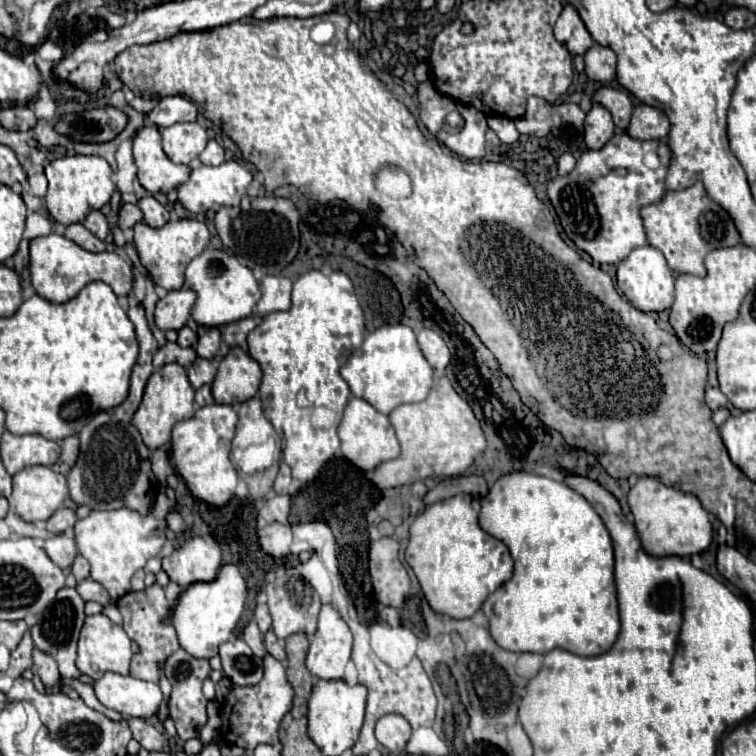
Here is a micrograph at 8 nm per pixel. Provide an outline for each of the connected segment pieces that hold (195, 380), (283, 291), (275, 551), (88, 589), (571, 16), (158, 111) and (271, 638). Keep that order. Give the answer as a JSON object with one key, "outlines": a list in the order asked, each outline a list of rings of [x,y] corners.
{"outlines":[[[[196,358],[188,368],[188,380],[194,390],[202,388],[204,384],[212,384],[214,376],[216,376],[216,368],[212,366],[210,360],[204,360],[204,358]]],[[[264,276],[260,280],[262,298],[256,304],[256,314],[266,316],[270,312],[288,310],[290,308],[290,290],[292,282],[284,276]]],[[[268,524],[264,530],[258,532],[260,546],[266,554],[274,558],[290,556],[290,544],[292,544],[292,528],[288,524]]],[[[90,578],[80,580],[80,582],[76,584],[76,590],[78,590],[78,594],[82,596],[84,602],[94,600],[94,602],[100,602],[102,606],[106,606],[106,604],[110,602],[110,596],[106,594],[106,590],[104,590],[98,582],[94,582],[94,580],[90,580]]],[[[570,4],[562,10],[562,14],[554,26],[554,36],[560,44],[564,44],[568,48],[568,52],[572,56],[578,56],[578,54],[582,56],[594,46],[594,40],[588,34],[584,22],[580,20],[578,12]]],[[[168,96],[168,98],[162,98],[156,104],[156,108],[152,108],[146,116],[158,128],[168,128],[176,122],[194,122],[196,114],[198,114],[198,108],[190,100],[182,96]]],[[[272,630],[266,632],[266,642],[268,642],[268,644],[266,644],[266,646],[268,646],[268,652],[274,654],[278,660],[284,660],[284,650],[280,650],[280,644],[282,644],[282,642],[274,636]]]]}

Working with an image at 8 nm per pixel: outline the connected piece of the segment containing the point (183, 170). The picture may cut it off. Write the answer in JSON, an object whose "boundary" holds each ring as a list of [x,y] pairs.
{"boundary":[[[144,126],[134,138],[134,162],[138,168],[138,180],[148,192],[168,192],[178,184],[184,184],[190,176],[190,168],[174,164],[164,154],[160,144],[160,132],[156,126]]]}

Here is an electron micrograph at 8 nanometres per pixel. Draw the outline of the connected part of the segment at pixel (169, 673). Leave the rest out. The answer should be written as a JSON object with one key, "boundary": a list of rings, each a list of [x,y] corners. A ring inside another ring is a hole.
{"boundary":[[[176,650],[164,666],[164,676],[172,684],[172,698],[170,698],[170,716],[174,720],[176,732],[182,742],[190,738],[198,738],[202,726],[206,724],[206,698],[202,694],[202,682],[210,674],[210,664],[202,658],[190,656],[186,650]]]}

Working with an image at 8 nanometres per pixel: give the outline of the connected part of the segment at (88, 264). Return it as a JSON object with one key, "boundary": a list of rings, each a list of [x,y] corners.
{"boundary":[[[54,232],[30,240],[30,278],[36,294],[54,304],[72,300],[92,282],[108,284],[116,296],[126,296],[132,290],[132,268],[116,252],[94,254]]]}

